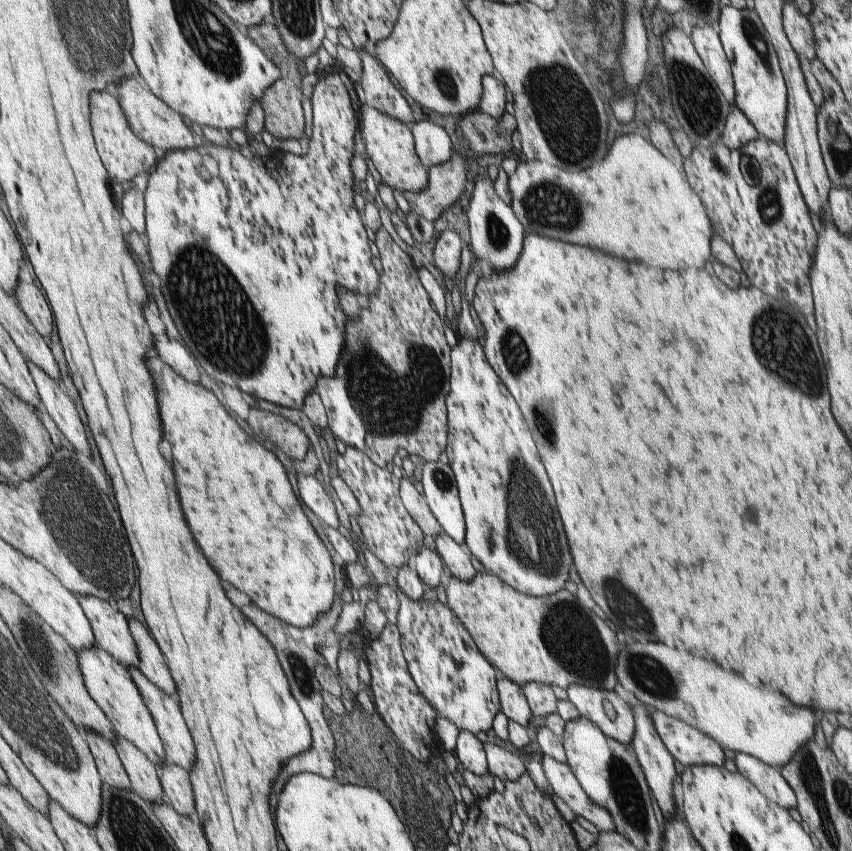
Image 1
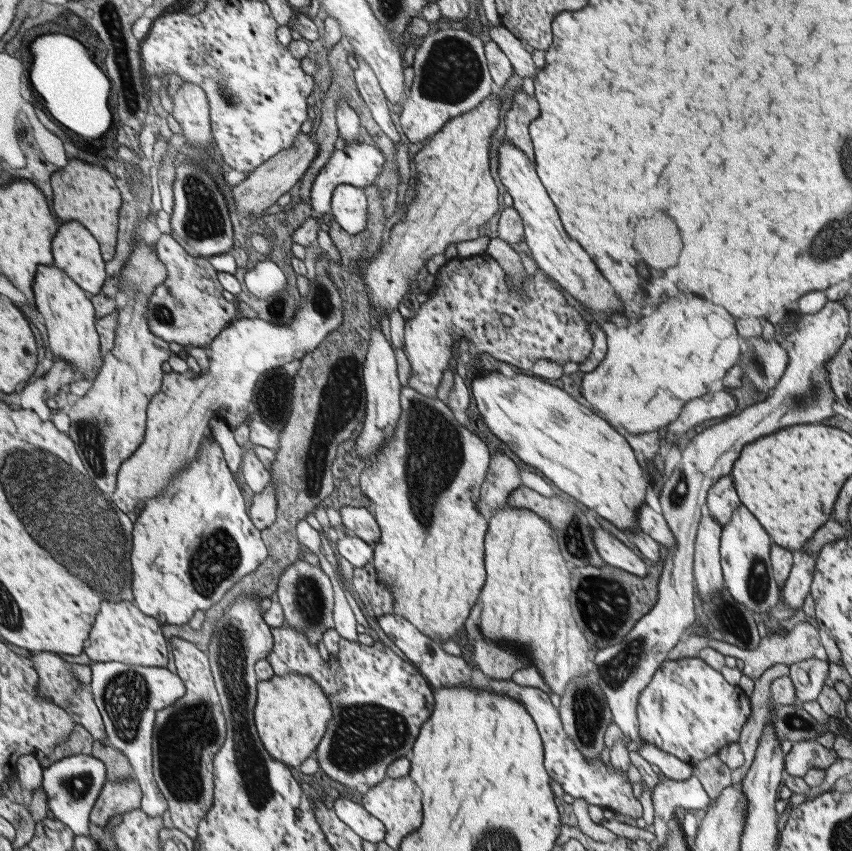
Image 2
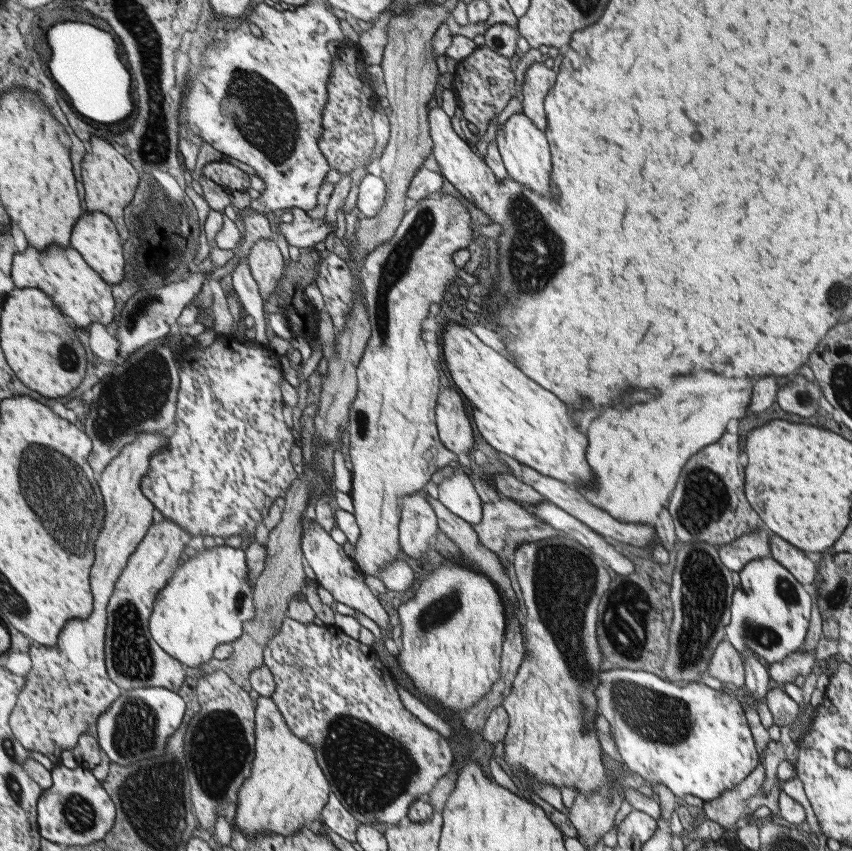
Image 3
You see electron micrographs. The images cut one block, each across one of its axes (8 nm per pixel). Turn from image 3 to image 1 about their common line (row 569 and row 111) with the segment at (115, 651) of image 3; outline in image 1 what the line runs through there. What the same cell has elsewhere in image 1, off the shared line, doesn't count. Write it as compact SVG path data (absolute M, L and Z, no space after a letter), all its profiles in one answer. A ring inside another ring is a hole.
M129 77L116 82L117 98L128 115L129 124L137 138L144 139L153 146L161 148L165 152L170 150L189 150L195 148L195 136L189 130L187 122L179 112L175 112L164 100L161 100L152 90L148 83L141 77Z

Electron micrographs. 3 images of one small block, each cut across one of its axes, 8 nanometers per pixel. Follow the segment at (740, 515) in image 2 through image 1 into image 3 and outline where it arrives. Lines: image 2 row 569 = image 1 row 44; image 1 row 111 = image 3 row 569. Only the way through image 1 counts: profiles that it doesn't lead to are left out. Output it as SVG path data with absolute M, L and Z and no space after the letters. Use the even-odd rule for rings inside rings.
M771 557L745 563L738 576L739 590L732 594L730 620L724 629L731 646L739 654L751 650L768 663L781 662L793 651L800 650L811 612L811 598L806 587Z

